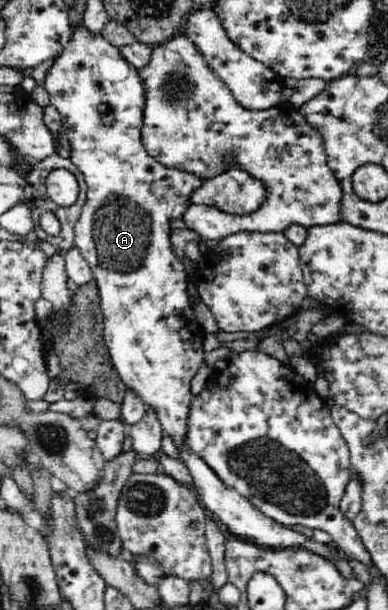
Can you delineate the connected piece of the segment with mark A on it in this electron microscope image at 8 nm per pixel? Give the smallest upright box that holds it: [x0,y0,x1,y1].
[44,20,341,563]

